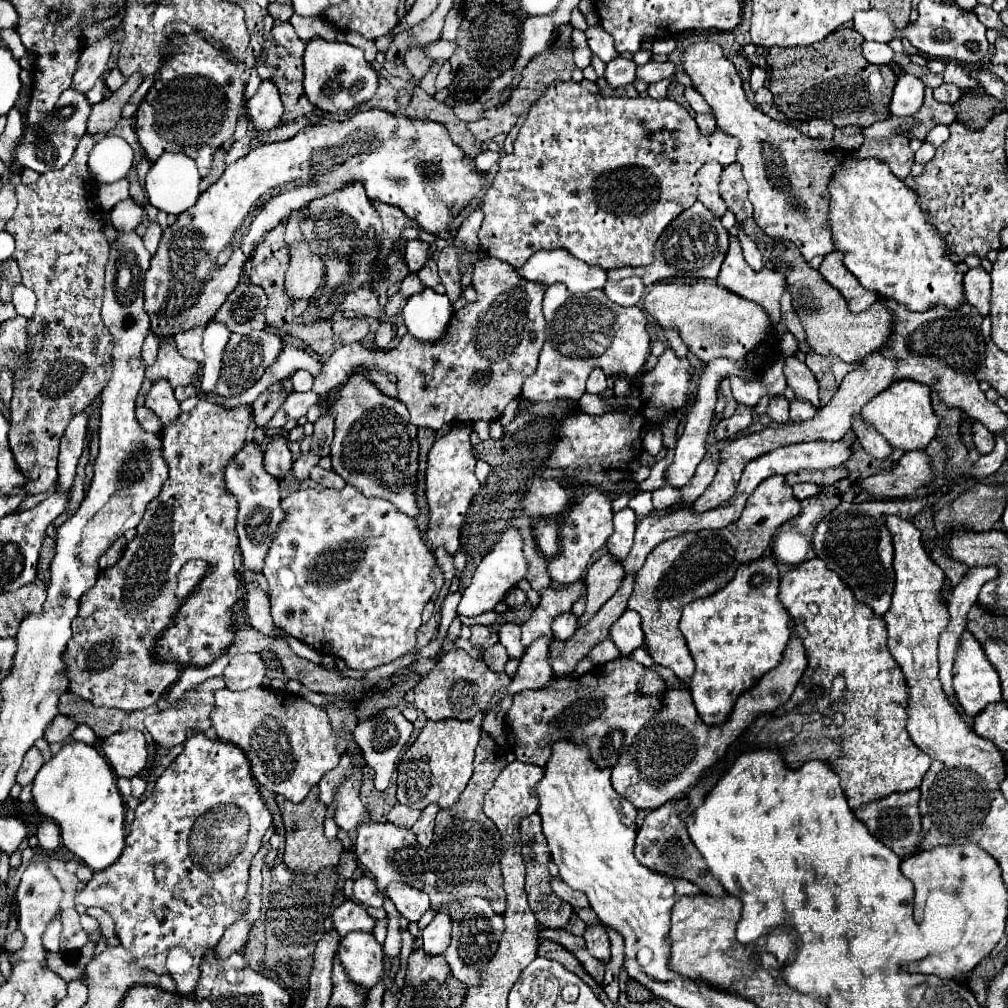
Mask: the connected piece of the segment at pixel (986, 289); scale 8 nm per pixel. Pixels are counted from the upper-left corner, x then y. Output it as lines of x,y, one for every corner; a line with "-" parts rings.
978,266
970,268
964,276
964,290
966,290
966,300
978,308
982,316
988,316
988,302
990,302
990,274

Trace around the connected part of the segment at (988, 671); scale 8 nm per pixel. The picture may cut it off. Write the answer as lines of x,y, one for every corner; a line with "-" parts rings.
966,630
966,634
962,634
960,650
958,650
956,660
954,660
954,684
952,686
954,686
954,696
956,696
958,706
970,718
976,718
980,714
980,710
986,708
988,704
1002,702
998,672
994,670
994,666
990,664
990,660
982,652
982,646
978,644
978,640
968,630

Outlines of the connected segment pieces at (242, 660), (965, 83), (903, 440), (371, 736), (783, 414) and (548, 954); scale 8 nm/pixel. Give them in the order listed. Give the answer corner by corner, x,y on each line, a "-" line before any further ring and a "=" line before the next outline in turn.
236,654
224,670
228,690
246,690
262,684
266,678
266,664
260,654
=
948,64
944,70
944,82
952,82
956,84
960,90
972,90
972,88
980,88
980,82
974,80
966,70
962,70
956,64
=
898,380
890,388
874,396
870,402
864,404
862,420
868,426
872,426
878,434
882,434
892,448
898,448
904,452
924,450
928,442
934,438
938,428
938,418
932,410
930,388
916,380
=
386,708
386,710
382,710
382,712
374,714
372,718
362,720
362,722
356,724
356,728
354,728
354,740
356,740
356,744
360,746
366,764
374,770
374,776
376,776
376,778
374,778
374,784
376,784
378,790
388,788
388,782
390,782
394,764
398,762
398,754
406,748
412,732
414,732
412,722
408,722
408,720
400,714
398,708
=
774,396
774,398
770,398
770,404
768,404
766,414
768,414
774,422
788,424
788,422
790,422
790,416
788,416
788,400
786,400
784,396
=
542,942
540,948
538,948
538,956
544,956
548,960
556,960
560,962
564,968
568,968
570,972
574,972
576,976
580,976
592,990
596,990
600,984
582,968
582,964
568,952
564,950
560,944
554,944
554,942

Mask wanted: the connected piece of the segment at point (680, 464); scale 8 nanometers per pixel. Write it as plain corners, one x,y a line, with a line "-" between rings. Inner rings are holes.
716,358
712,360
710,364
706,364
704,368
704,374
700,378
700,384
696,388
696,398
694,398
694,404
692,404
692,410
688,412
686,416
686,424
684,424
684,434
678,438
678,444
676,444
676,454
674,454
674,460
672,464
666,468
666,478
664,482
674,486
674,488
682,488
696,472
698,464
702,462
704,454
706,454
706,436
710,432
710,420
712,420
712,414
714,414
714,404
716,404
716,390
718,390
718,384
732,374
732,366
726,358
-
726,366
726,368
724,368
-
724,370
730,370
724,374

